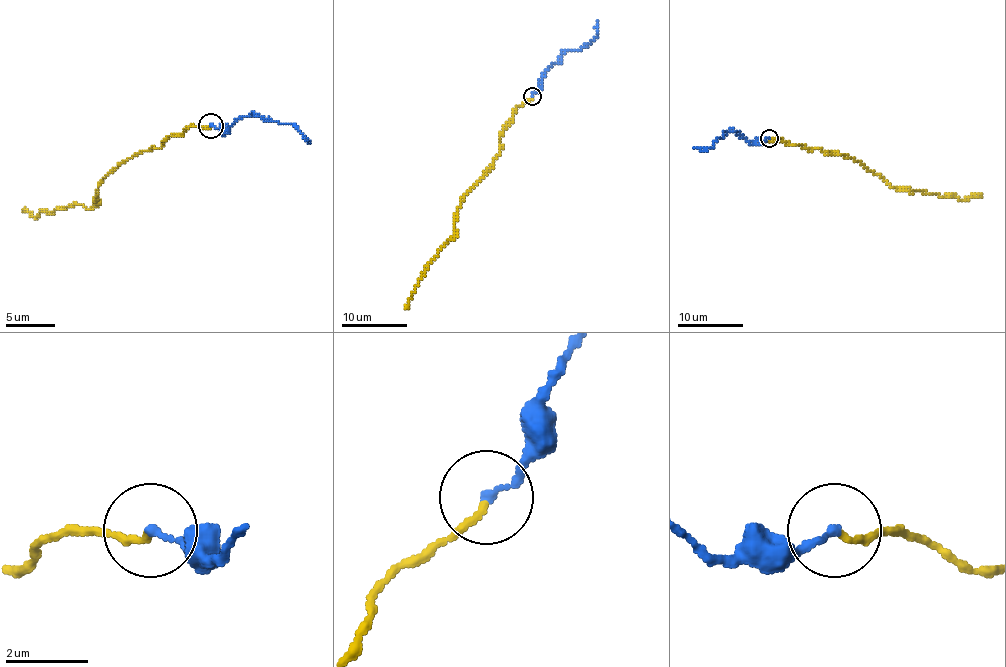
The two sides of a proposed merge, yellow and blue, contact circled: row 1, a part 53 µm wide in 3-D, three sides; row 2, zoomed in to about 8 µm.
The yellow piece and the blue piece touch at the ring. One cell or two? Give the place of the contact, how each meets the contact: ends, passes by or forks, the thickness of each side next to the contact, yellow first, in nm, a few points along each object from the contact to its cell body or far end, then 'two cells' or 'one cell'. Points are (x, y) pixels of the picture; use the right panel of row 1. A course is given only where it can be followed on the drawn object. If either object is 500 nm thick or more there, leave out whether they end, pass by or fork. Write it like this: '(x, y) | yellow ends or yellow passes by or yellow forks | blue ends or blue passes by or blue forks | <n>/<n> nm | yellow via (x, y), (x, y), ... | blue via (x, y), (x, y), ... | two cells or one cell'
(769, 138) | yellow ends | blue ends | 160/180 nm | yellow via (770, 139), (806, 149), (820, 147), (858, 160), (895, 188), (912, 194), (925, 191), (962, 199), (982, 196) | blue via (768, 139), (747, 142), (729, 129), (709, 149), (693, 147) | one cell

